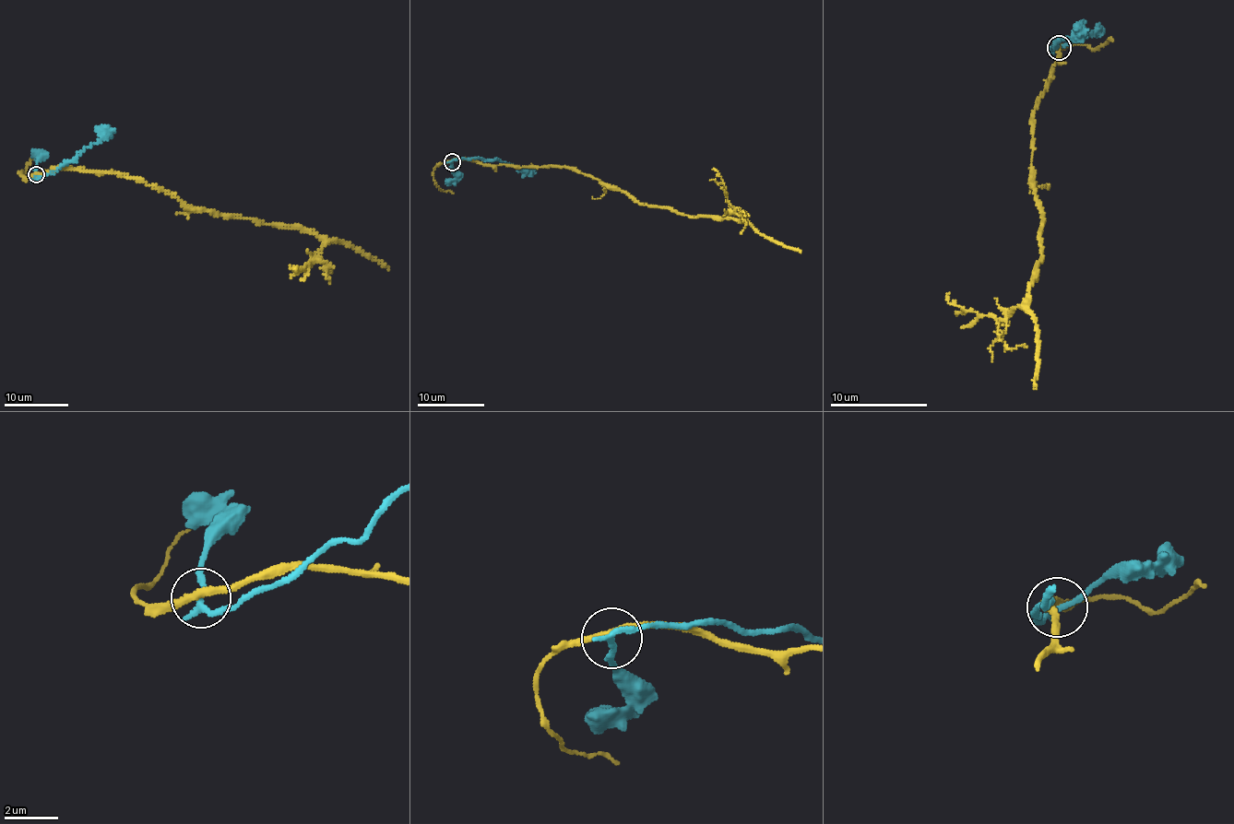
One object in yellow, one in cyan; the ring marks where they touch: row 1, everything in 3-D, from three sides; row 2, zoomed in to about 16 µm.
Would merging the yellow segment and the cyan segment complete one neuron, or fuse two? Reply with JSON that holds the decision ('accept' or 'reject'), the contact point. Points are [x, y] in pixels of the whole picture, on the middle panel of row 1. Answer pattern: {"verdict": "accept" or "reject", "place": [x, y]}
{"verdict": "reject", "place": [452, 162]}

